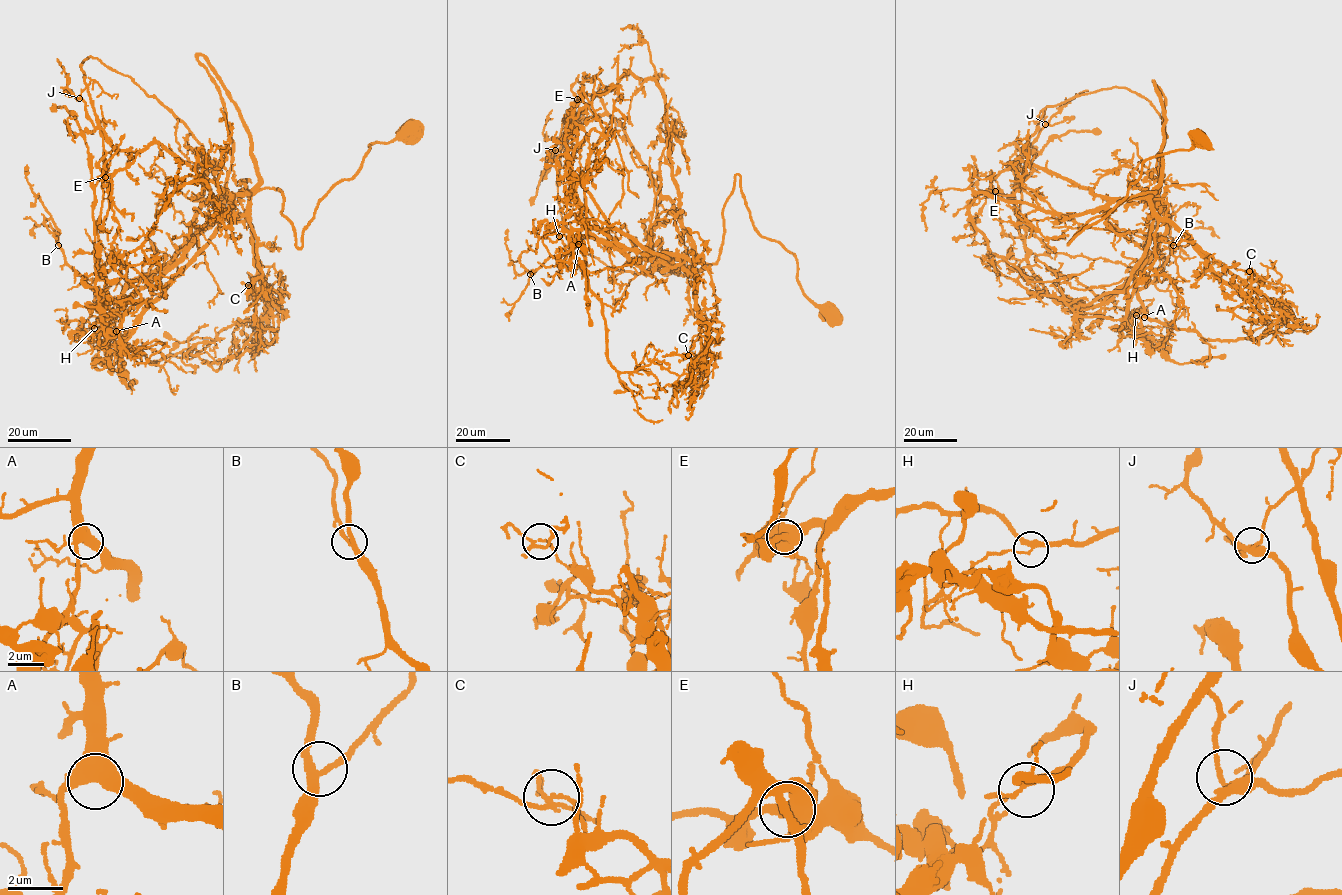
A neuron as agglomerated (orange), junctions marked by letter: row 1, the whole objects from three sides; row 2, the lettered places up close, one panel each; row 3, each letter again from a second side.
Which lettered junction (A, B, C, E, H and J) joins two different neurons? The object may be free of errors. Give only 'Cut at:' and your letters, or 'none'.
Cut at: C

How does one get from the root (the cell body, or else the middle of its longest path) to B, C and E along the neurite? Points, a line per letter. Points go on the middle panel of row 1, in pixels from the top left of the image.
B: (830, 313), (803, 292), (796, 258), (756, 229), (739, 174), (715, 263), (582, 237), (530, 274)
C: (830, 313), (803, 292), (796, 258), (756, 229), (736, 174), (719, 259), (694, 259), (701, 330), (688, 355)
E: (830, 313), (756, 229), (739, 174), (706, 264), (623, 126), (598, 96), (577, 99)

